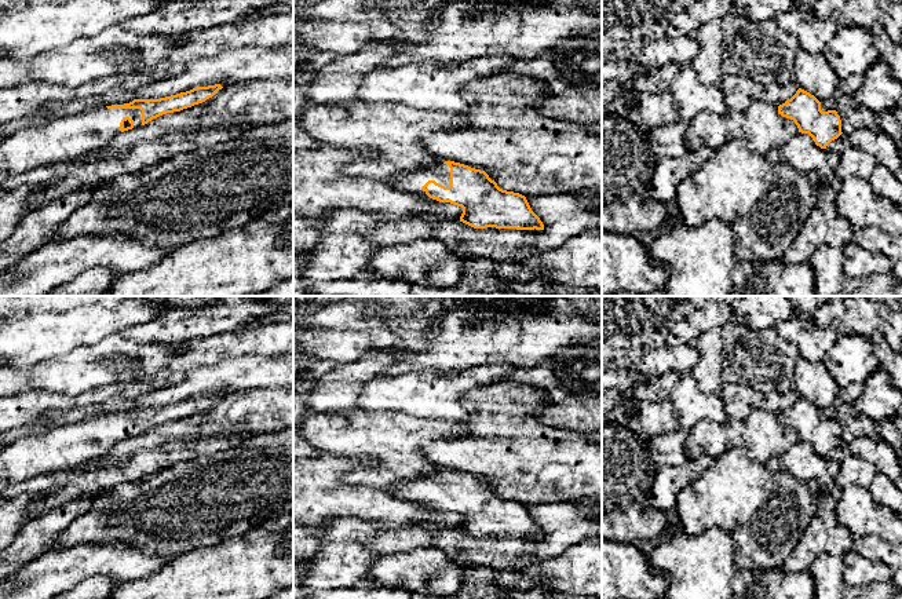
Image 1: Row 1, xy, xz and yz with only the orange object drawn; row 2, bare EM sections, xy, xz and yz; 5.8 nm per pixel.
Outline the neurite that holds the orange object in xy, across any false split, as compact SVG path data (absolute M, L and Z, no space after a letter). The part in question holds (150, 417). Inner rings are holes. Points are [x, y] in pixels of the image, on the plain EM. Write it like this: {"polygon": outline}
{"polygon": "M215 392L160 408L134 408L21 438L0 452L0 503L6 490L17 483L98 460L120 441L202 412L222 397Z"}

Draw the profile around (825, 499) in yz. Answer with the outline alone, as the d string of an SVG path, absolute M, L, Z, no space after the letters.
M815 487L811 490L812 500L817 507L817 516L819 516L825 525L837 525L837 492L830 487Z

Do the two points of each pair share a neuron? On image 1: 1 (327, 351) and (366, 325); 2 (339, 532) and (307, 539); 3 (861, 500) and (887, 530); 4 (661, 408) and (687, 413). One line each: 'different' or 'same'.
1: same
2: different
3: same
4: different

